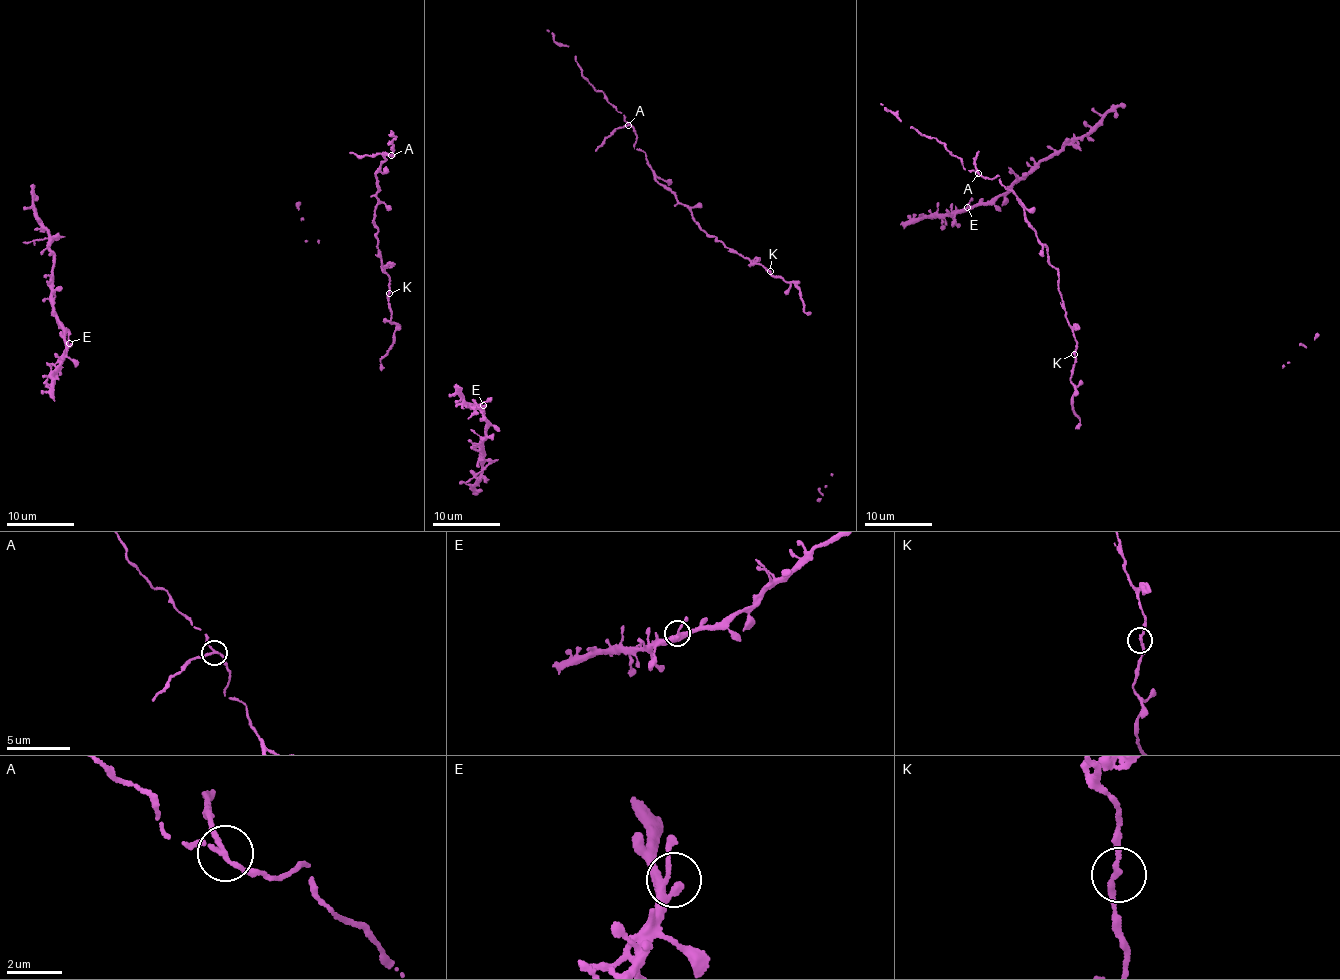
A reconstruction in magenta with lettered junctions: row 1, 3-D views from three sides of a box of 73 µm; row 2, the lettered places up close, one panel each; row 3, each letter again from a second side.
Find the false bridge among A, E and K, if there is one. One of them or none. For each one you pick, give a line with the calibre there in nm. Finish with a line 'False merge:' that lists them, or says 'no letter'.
A: 150 nm thick
False merge: A

